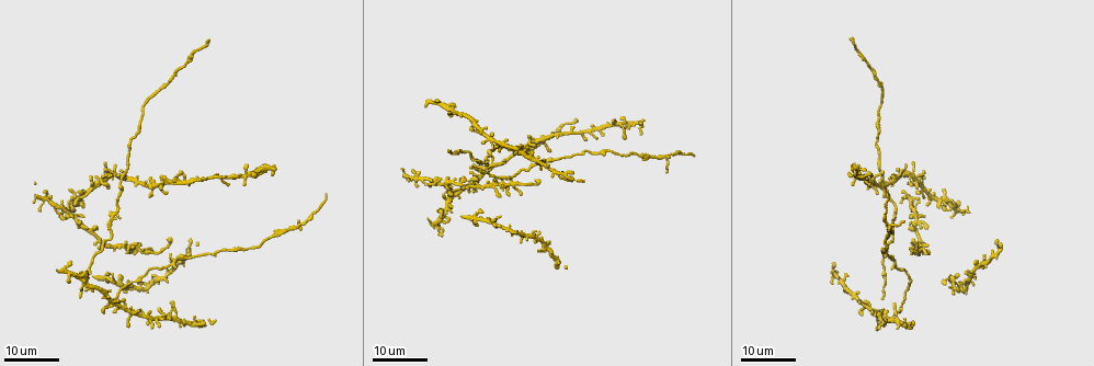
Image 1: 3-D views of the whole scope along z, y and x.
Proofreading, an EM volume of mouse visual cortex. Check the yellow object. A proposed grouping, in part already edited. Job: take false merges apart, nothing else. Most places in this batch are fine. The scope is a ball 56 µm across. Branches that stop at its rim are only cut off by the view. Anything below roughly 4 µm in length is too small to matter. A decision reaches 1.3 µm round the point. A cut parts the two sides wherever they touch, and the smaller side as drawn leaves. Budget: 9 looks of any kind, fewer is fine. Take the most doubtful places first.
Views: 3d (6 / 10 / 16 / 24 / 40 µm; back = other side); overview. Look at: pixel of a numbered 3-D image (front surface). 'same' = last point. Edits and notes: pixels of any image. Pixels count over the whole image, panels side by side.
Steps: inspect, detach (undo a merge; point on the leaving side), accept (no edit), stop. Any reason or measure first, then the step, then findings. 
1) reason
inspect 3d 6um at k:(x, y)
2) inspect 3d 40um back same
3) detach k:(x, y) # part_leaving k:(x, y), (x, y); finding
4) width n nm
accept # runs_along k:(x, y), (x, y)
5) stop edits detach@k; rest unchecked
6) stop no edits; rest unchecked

four or more arms meet
inspect 3d 24um at 1:(495, 188)

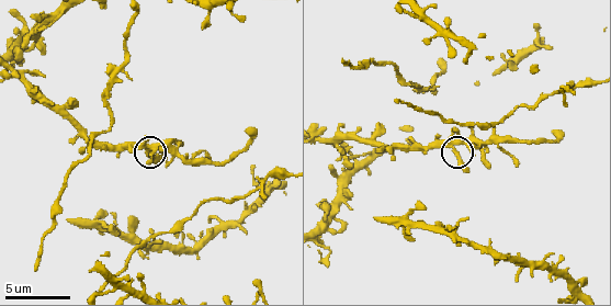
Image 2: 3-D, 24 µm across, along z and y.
inspect 3d 6um at 2:(453, 149)

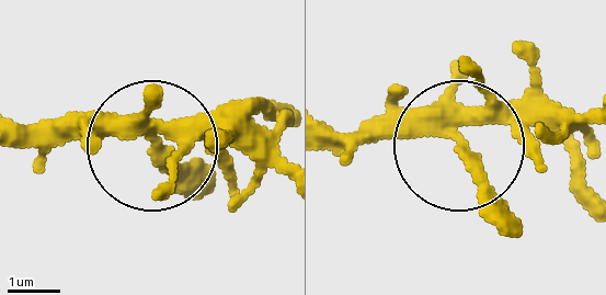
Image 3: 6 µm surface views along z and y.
width 300 nm
accept # runs_along 3:(25, 123), (117, 123), (152, 145), (183, 136), (230, 183); one cell here

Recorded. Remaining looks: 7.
thick turns thin
inspect 3d 10um at 2:(261, 183)

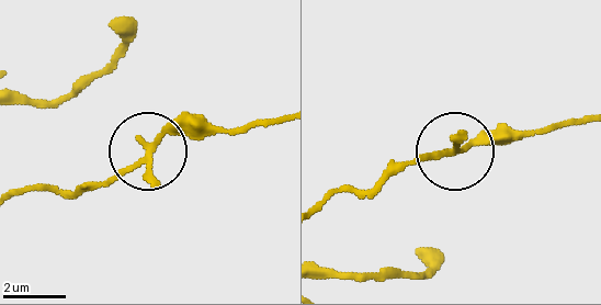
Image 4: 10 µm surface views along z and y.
accept # one cell here

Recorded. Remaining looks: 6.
small branch off a trunk
inspect 3d 24um at 1:(666, 155)

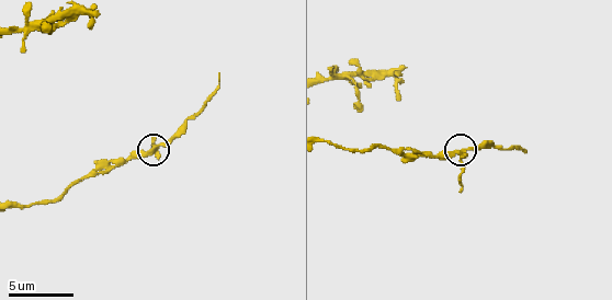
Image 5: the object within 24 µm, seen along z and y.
inspect 3d 10um at 5:(148, 153)

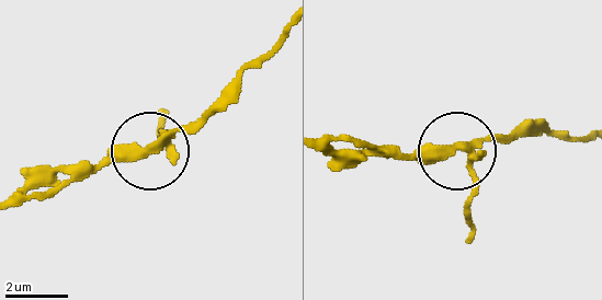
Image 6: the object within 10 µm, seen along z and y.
accept # runs_along 6:(326, 137), (397, 152), (467, 152), (535, 129); continuous, no second cell

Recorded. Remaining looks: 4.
inspect 3d 16um at 2:(506, 141)

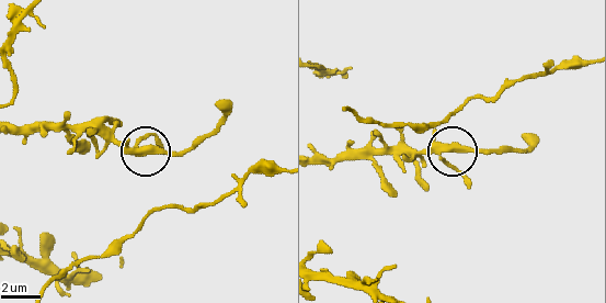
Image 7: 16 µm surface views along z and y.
width 390 nm
accept # runs_along 7:(321, 160), (370, 160), (429, 150), (501, 154); one cell here

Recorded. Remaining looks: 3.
stop no edits; rest unchecked

